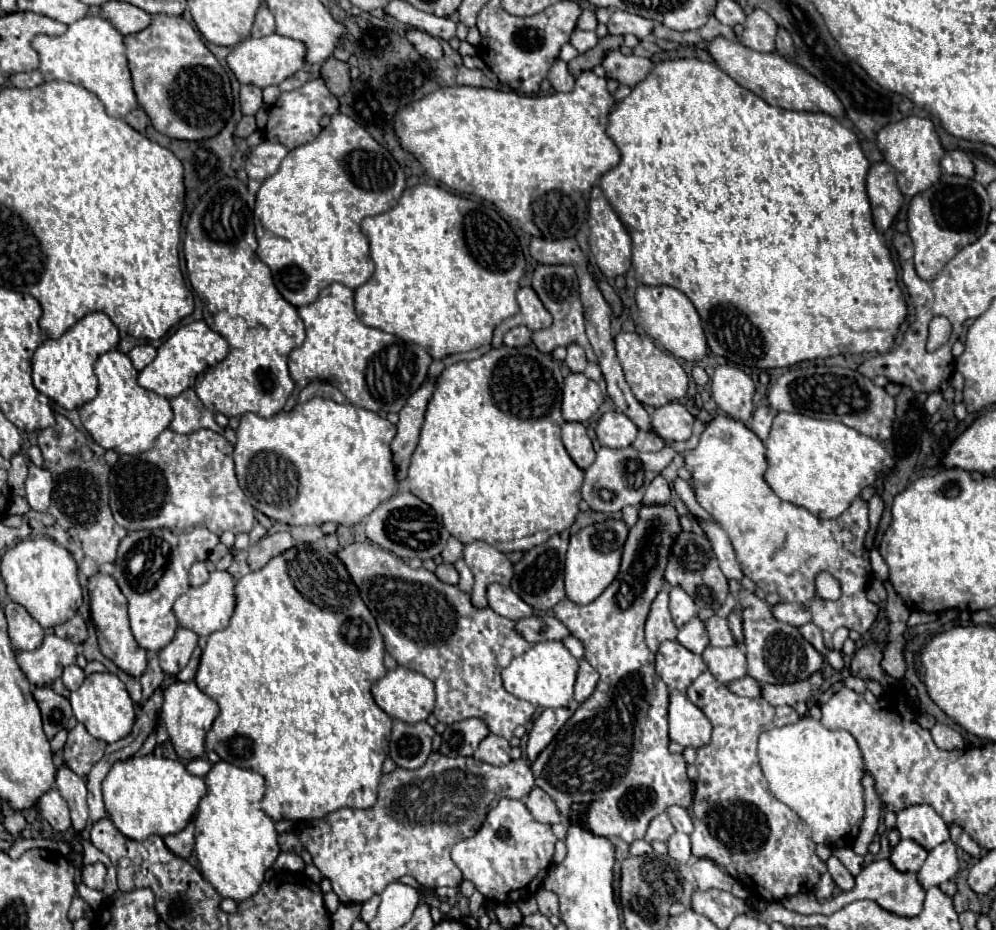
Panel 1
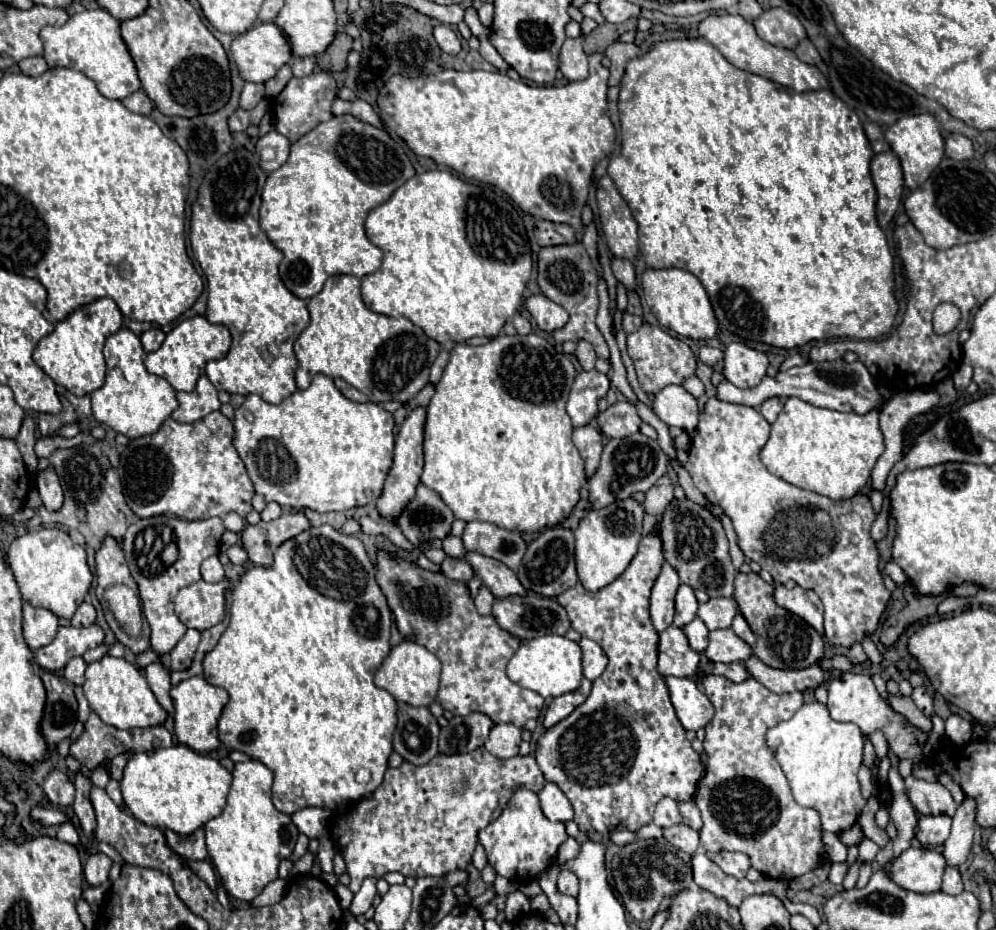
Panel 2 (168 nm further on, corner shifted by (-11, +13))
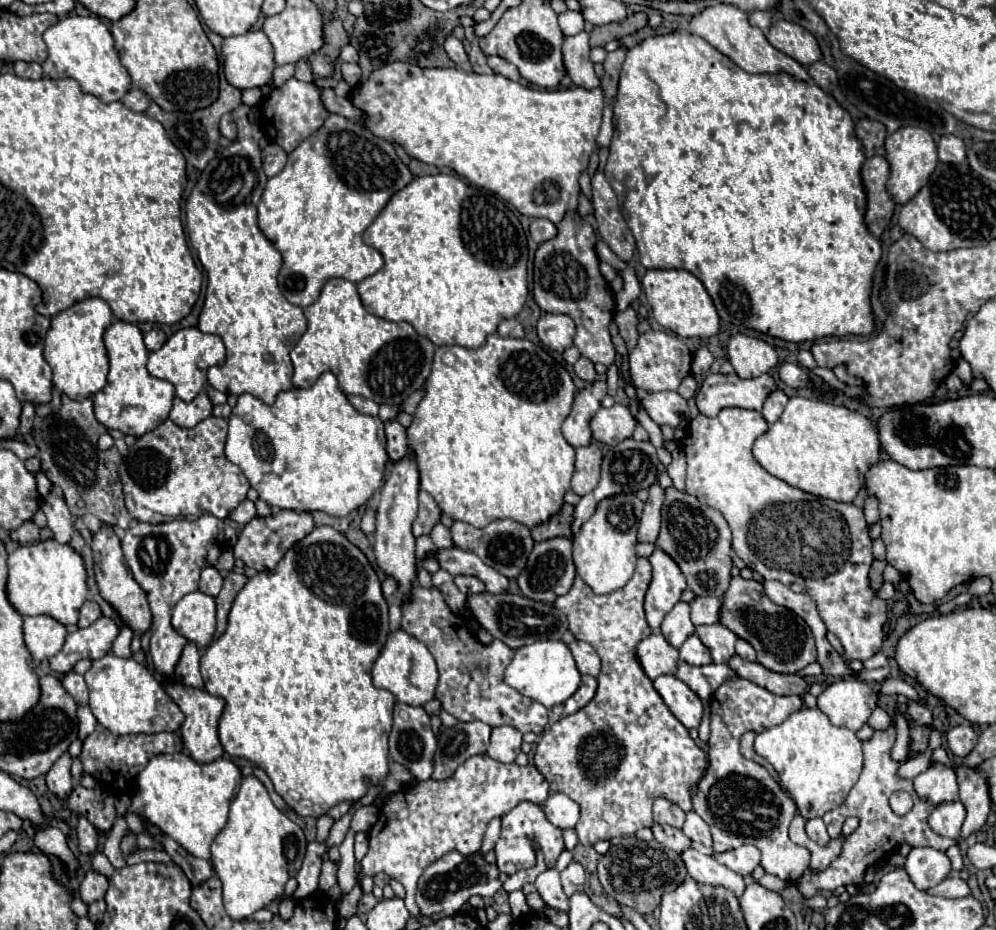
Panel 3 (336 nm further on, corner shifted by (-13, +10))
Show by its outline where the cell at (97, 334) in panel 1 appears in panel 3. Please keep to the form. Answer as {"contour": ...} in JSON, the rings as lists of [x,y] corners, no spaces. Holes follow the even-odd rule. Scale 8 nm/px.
{"contour":[[[103,299],[79,301],[51,319],[43,357],[53,369],[53,385],[57,391],[69,395],[75,401],[83,401],[107,385],[109,359],[103,343],[103,333],[113,323],[113,319],[115,317],[111,307]]]}

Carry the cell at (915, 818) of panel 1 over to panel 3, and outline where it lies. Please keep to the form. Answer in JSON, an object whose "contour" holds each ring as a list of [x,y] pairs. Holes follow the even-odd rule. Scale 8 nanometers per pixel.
{"contour":[[[937,763],[937,765],[929,767],[925,773],[917,775],[913,779],[913,785],[915,785],[915,793],[923,801],[929,801],[933,805],[959,801],[955,771],[941,765],[941,763]]]}

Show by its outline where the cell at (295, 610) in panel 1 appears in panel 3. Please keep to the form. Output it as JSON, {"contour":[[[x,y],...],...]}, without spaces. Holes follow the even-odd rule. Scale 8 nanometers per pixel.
{"contour":[[[315,527],[305,539],[297,541],[295,545],[297,549],[291,547],[273,571],[257,573],[237,593],[233,607],[229,611],[227,631],[215,643],[211,643],[205,655],[201,657],[201,675],[205,681],[205,689],[211,695],[219,695],[225,699],[225,709],[219,720],[219,740],[223,749],[231,757],[243,757],[255,763],[257,767],[261,767],[269,775],[275,791],[283,797],[283,801],[289,805],[291,811],[303,817],[307,815],[319,817],[319,815],[325,815],[333,805],[341,801],[361,799],[369,791],[369,787],[377,785],[387,775],[387,769],[389,769],[387,737],[393,723],[391,713],[393,713],[395,697],[385,689],[373,687],[371,669],[389,637],[389,619],[387,619],[387,601],[383,597],[381,581],[375,569],[369,565],[363,551],[355,547],[343,533],[339,533],[333,527]]]}

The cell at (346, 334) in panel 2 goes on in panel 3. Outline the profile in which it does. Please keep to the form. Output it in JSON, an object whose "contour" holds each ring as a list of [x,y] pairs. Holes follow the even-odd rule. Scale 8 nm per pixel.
{"contour":[[[329,279],[319,299],[305,307],[303,313],[309,325],[291,349],[295,387],[311,387],[321,373],[331,371],[345,395],[361,395],[379,405],[401,405],[413,391],[425,385],[435,345],[427,337],[421,337],[409,323],[393,323],[367,313],[355,283]]]}

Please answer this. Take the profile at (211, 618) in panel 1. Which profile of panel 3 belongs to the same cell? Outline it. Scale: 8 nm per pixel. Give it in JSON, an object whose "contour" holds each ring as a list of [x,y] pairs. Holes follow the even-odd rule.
{"contour":[[[203,591],[187,593],[175,605],[171,623],[185,639],[205,649],[215,633],[215,597]]]}

